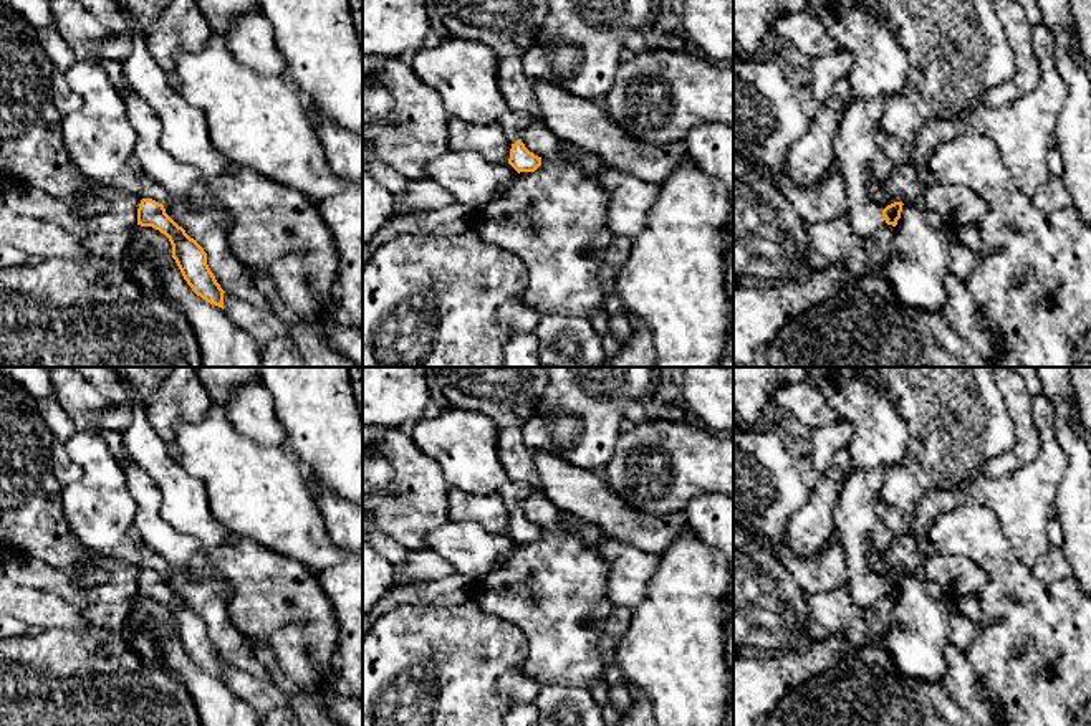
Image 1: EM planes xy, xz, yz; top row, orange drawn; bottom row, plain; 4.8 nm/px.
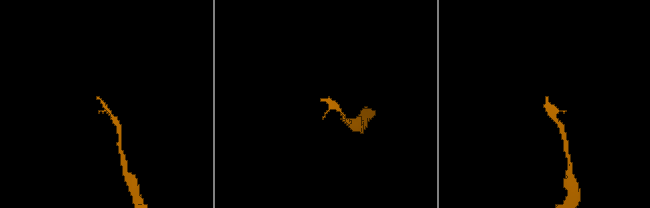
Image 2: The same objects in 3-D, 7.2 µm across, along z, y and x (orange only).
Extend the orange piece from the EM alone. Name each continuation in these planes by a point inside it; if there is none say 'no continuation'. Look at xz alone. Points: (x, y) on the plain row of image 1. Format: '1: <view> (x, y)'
1: xz (514, 495)

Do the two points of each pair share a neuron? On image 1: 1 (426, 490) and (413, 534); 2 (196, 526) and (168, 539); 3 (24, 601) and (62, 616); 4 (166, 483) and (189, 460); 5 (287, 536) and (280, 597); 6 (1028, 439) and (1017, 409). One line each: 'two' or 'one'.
1: one
2: two
3: one
4: two
5: two
6: one

